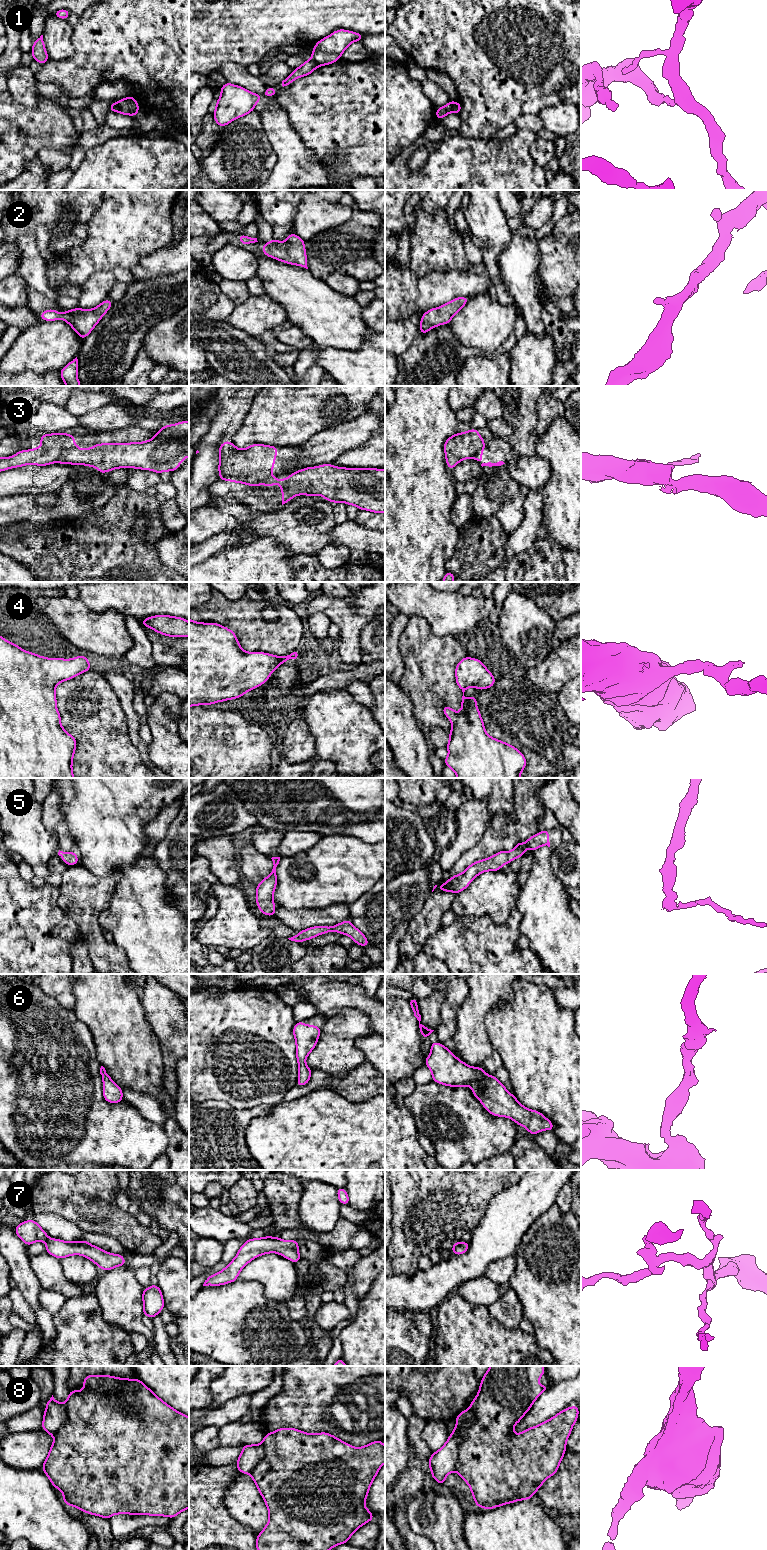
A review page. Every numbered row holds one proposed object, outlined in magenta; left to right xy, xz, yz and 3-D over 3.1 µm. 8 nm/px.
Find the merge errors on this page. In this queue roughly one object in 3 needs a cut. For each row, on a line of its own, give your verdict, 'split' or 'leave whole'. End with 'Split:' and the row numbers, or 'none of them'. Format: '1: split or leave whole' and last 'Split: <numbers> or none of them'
1: split
2: leave whole
3: split
4: leave whole
5: leave whole
6: leave whole
7: leave whole
8: split
Split: 1, 3, 8

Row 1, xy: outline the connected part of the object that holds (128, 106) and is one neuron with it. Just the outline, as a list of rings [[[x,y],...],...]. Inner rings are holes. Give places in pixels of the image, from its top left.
[[[133,96],[117,101],[118,112],[123,115],[137,116],[139,105]]]

